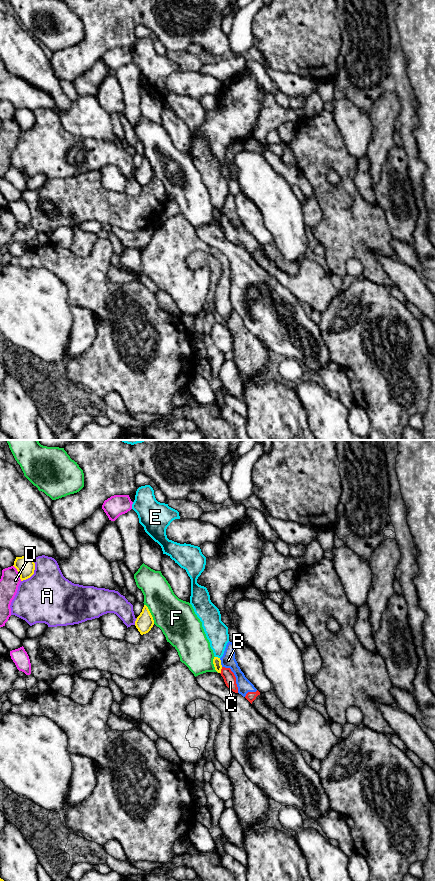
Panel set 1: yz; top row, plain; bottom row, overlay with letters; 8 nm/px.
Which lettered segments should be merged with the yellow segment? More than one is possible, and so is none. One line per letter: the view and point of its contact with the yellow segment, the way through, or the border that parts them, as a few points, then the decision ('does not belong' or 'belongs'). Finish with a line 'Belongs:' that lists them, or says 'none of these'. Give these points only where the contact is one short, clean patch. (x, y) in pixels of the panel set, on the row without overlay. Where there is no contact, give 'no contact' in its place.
A: yz (33, 124) | does not belong
B: yz (220, 214) | along yz (219, 210), (222, 218) | does not belong
C: yz (220, 222) | does not belong
D: yz (18, 124) | does not belong
E: yz (217, 209) | does not belong
F: yz (150, 166) | does not belong
Belongs: none of these

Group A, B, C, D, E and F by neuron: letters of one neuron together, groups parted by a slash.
A / B C / D / E / F

